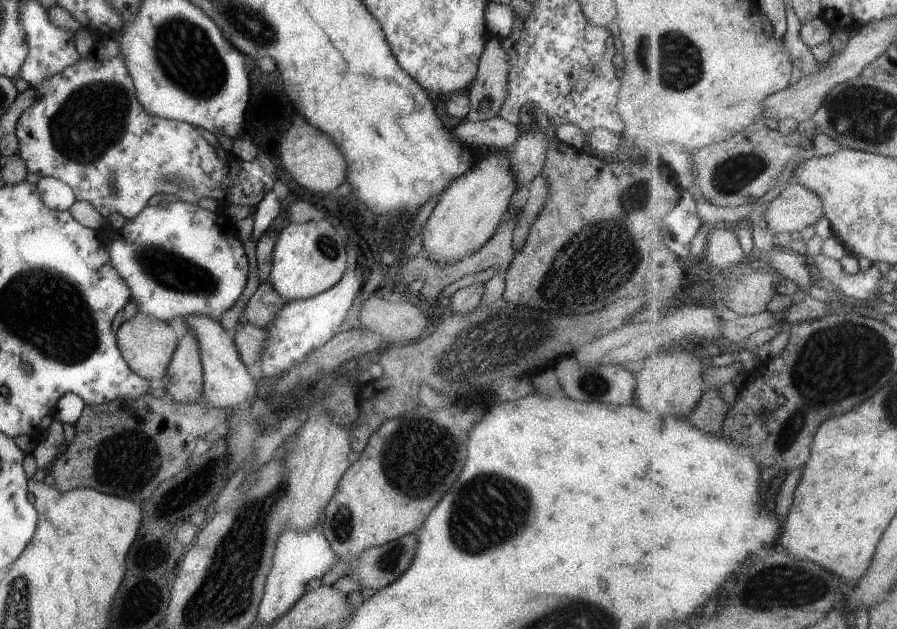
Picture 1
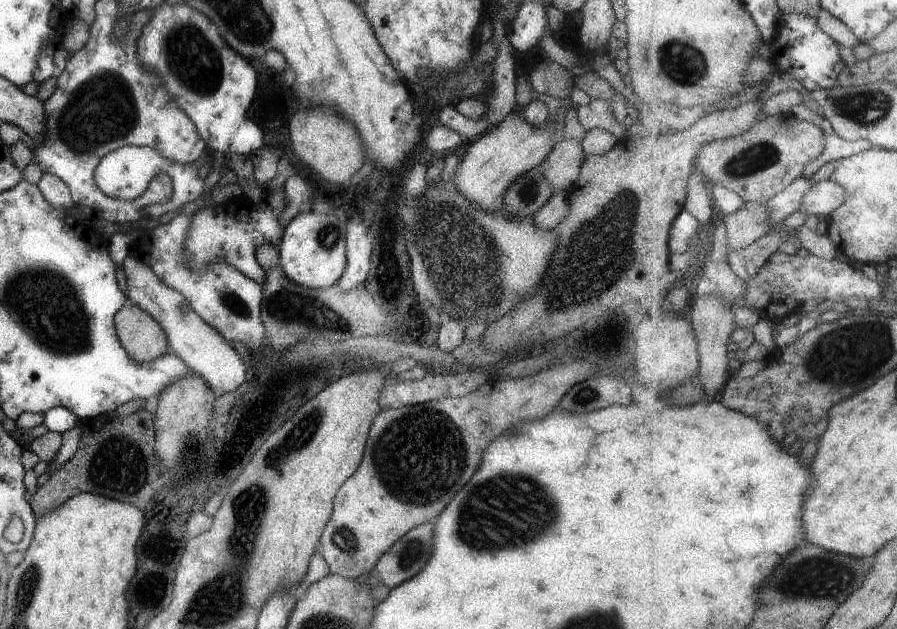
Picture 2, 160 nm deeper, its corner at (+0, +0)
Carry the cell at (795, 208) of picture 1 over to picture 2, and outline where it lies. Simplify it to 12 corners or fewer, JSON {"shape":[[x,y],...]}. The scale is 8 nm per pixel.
{"shape":[[836,180],[819,181],[807,192],[800,210],[831,216],[846,201]]}

